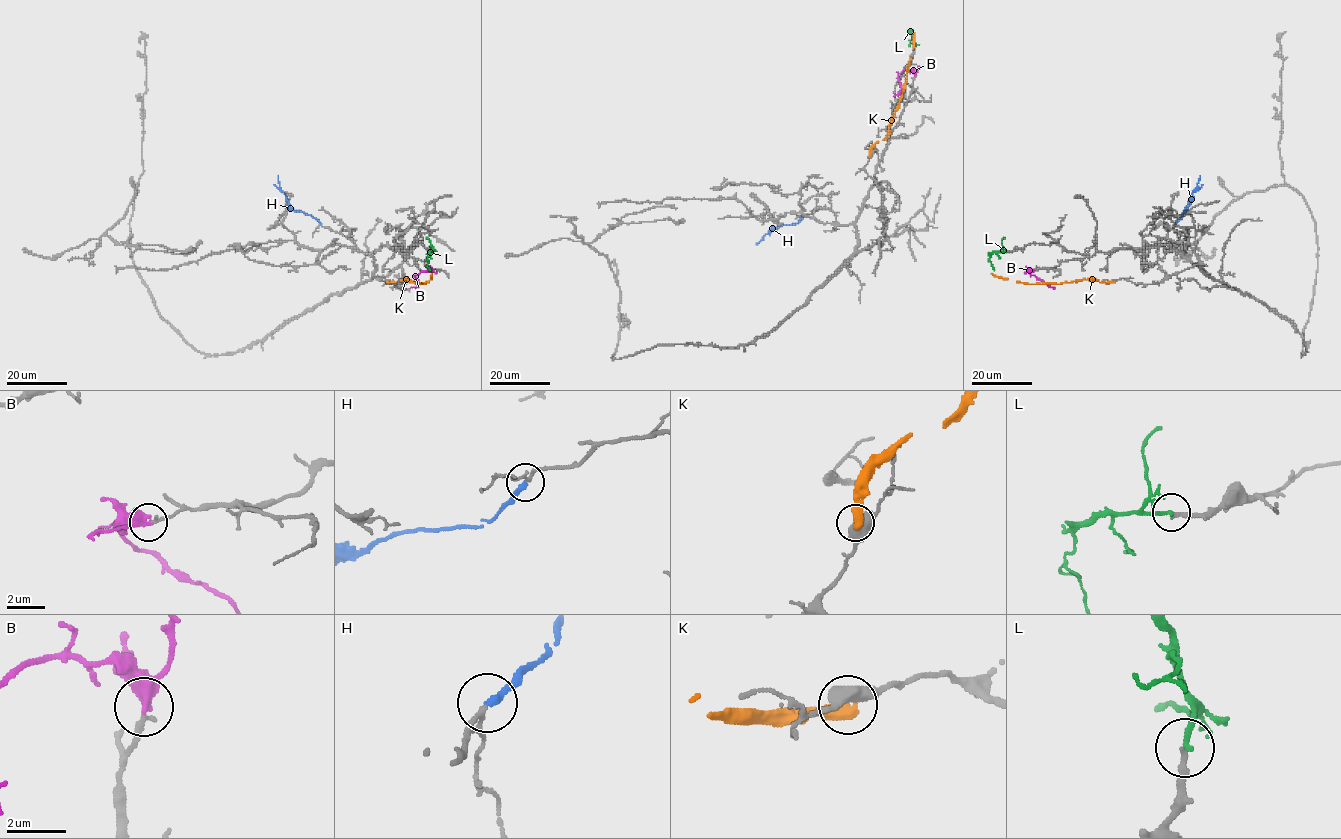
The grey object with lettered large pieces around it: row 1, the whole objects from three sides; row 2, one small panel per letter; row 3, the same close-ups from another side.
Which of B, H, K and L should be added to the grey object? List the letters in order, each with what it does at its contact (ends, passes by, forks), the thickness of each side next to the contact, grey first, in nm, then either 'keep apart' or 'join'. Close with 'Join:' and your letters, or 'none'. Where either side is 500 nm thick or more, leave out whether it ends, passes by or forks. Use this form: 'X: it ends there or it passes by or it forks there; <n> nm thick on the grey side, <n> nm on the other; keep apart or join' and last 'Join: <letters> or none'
B: it passes by; 180 nm thick on the grey side, 360 nm on the other; join
H: it ends there; 130 nm thick on the grey side, 280 nm on the other; join
K: 550 nm thick on the grey side, 500 nm on the other; keep apart
L: it ends there; 240 nm thick on the grey side, 200 nm on the other; join
Join: B, H, L

